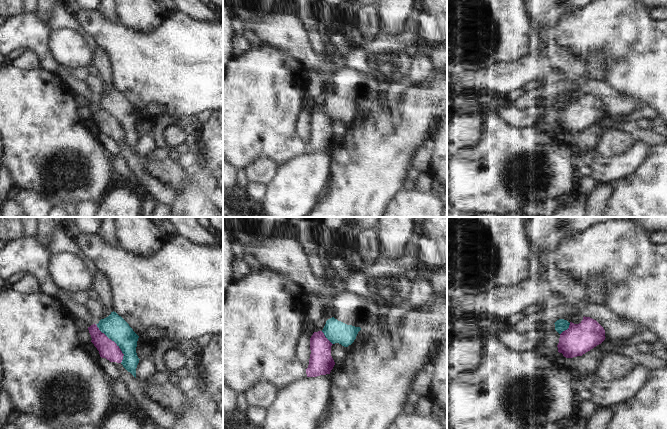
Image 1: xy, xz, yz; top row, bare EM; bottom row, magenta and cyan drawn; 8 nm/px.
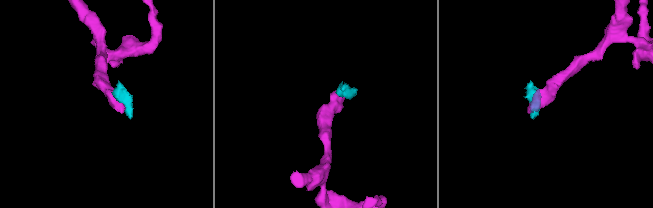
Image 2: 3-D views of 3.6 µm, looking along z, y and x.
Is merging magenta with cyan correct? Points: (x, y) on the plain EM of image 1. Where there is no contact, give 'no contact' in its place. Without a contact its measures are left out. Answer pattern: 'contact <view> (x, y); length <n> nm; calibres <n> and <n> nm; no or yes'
contact xy (114, 118); length 380 nm; calibres 150 and 190 nm; no

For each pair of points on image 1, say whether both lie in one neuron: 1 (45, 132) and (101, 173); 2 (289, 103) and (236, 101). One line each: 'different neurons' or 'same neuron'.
1: same neuron
2: same neuron

